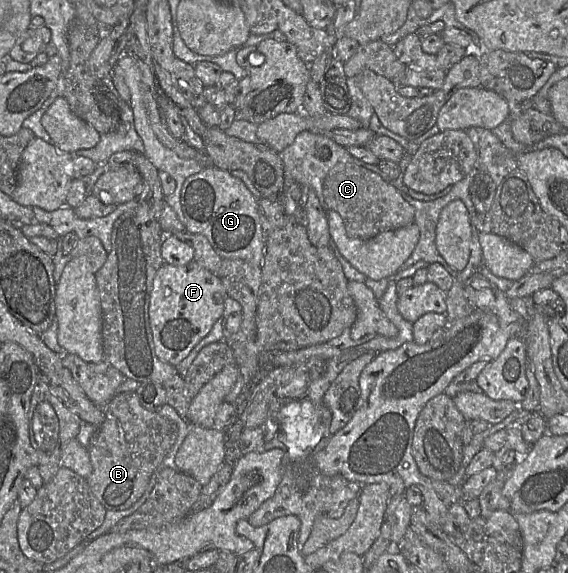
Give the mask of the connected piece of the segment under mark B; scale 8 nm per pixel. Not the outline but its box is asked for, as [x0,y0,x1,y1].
[87,392,177,510]

